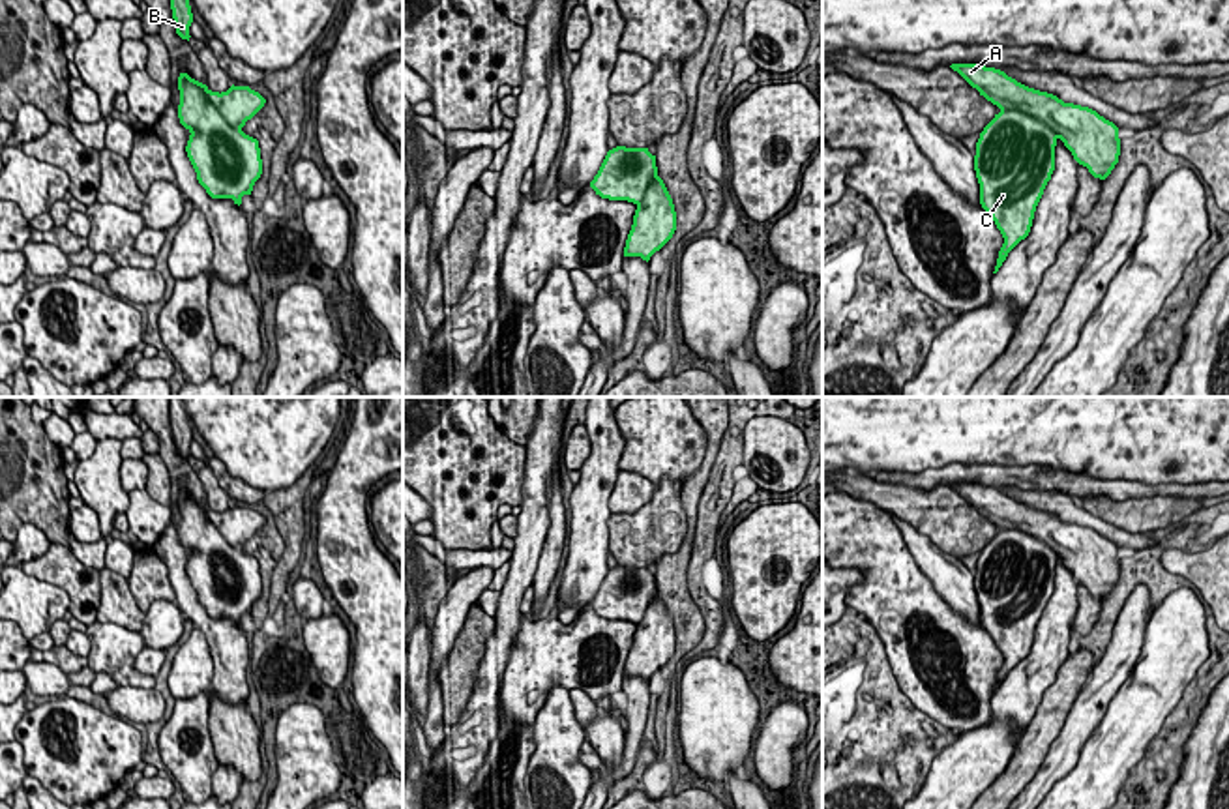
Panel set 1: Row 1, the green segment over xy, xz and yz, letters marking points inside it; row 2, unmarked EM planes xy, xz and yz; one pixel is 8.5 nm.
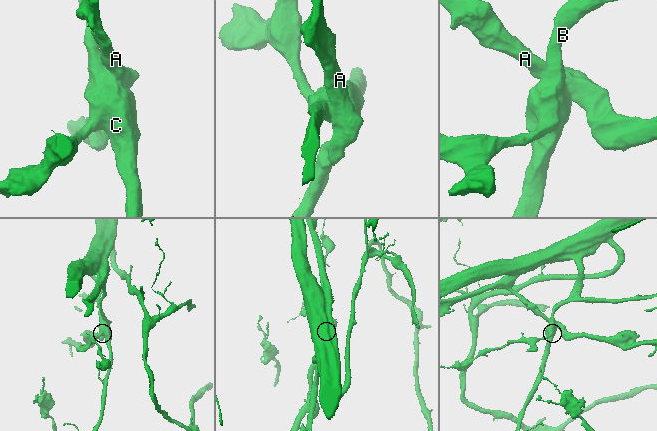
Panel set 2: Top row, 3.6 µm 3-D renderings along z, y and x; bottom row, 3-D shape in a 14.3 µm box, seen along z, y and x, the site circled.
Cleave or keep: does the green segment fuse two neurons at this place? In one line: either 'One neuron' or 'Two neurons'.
Two neurons

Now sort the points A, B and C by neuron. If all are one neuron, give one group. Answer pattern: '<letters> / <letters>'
A / B C

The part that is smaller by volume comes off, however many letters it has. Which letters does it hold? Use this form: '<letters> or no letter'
A

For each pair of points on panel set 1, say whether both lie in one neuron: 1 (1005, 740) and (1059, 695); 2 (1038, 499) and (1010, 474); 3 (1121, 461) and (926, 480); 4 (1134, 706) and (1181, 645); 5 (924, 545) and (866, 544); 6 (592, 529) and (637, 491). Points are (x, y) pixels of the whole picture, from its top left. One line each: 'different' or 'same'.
1: different
2: different
3: different
4: same
5: different
6: different

